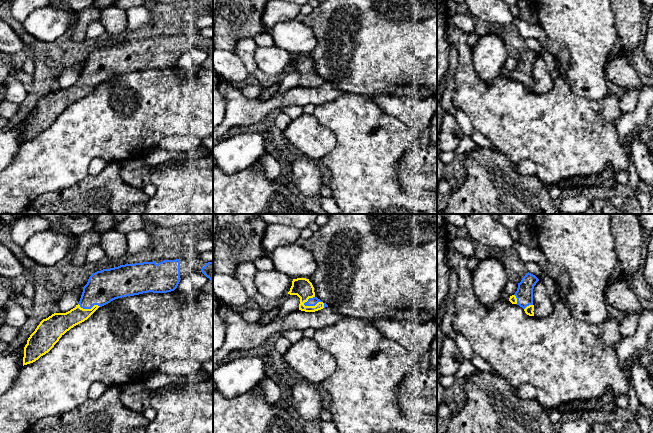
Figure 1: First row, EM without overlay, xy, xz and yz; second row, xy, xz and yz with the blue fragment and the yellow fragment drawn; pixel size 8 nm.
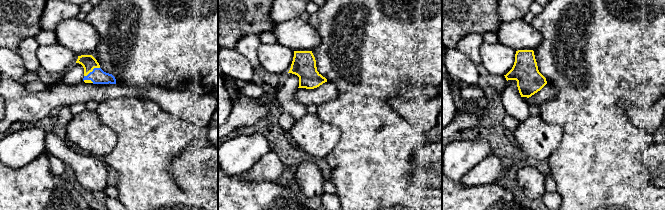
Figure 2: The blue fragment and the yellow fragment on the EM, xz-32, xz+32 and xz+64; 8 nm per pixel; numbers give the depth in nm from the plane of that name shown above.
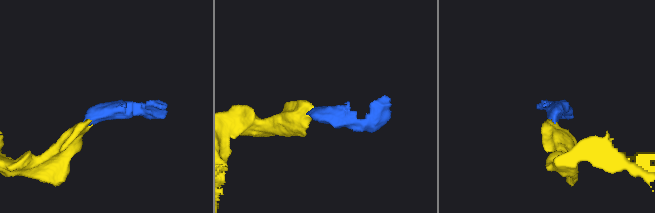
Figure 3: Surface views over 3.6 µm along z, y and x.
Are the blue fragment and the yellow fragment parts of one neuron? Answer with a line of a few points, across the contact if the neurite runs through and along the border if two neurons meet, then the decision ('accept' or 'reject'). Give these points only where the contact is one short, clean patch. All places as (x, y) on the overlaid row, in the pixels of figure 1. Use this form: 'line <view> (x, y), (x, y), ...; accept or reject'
line xz (313, 301), (312, 305), (304, 304), (302, 287); accept

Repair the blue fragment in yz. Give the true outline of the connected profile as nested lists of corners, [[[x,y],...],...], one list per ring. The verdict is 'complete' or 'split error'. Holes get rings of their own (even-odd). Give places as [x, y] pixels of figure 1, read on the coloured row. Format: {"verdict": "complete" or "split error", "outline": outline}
{"verdict": "split error", "outline": [[[528,272],[518,283],[515,294],[509,298],[512,304],[522,307],[529,316],[534,316],[533,289],[538,281],[539,279],[535,275]]]}

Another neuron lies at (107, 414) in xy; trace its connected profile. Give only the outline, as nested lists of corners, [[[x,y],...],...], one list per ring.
[[[109,386],[97,400],[89,398],[69,412],[43,417],[31,430],[34,433],[130,433],[135,427],[146,429],[150,421],[142,413],[126,408],[120,401],[120,393],[119,386]]]

